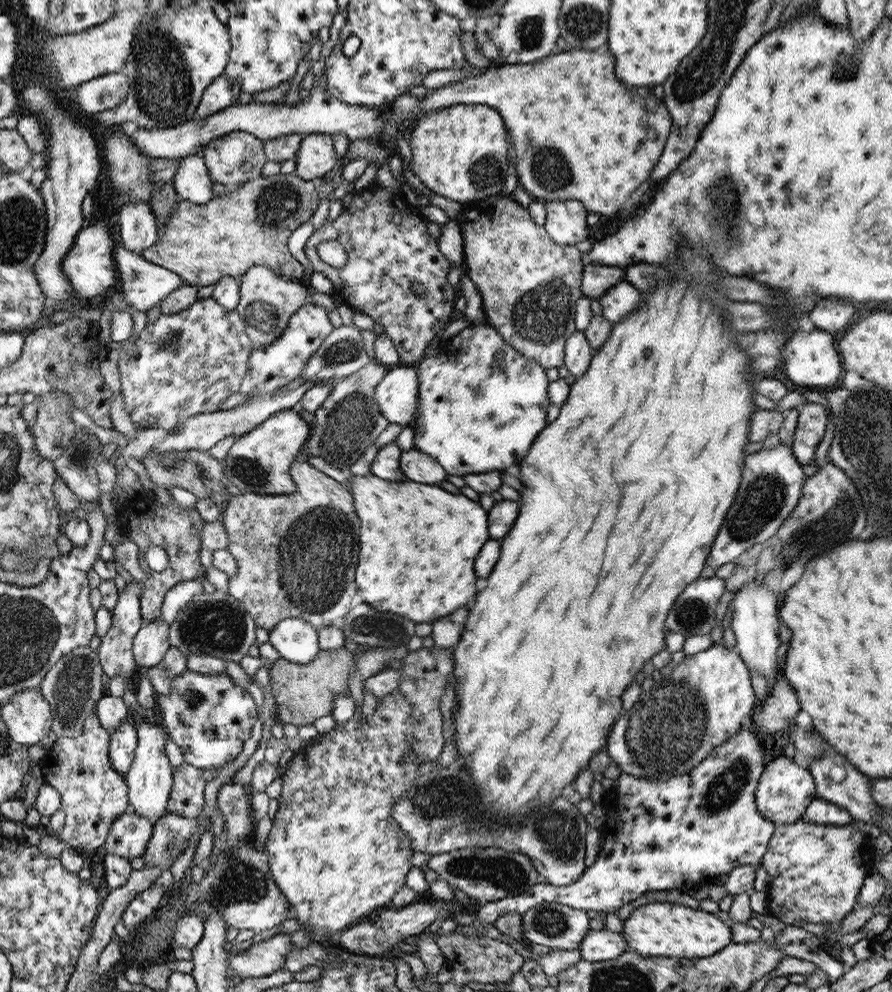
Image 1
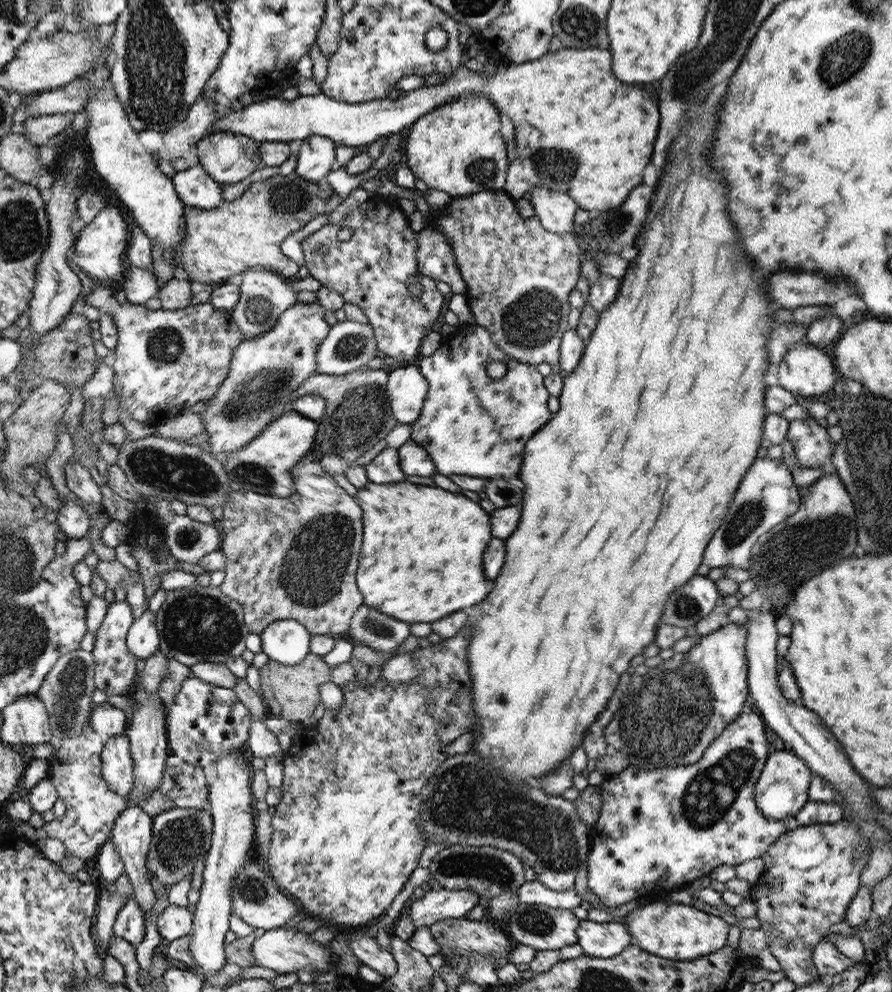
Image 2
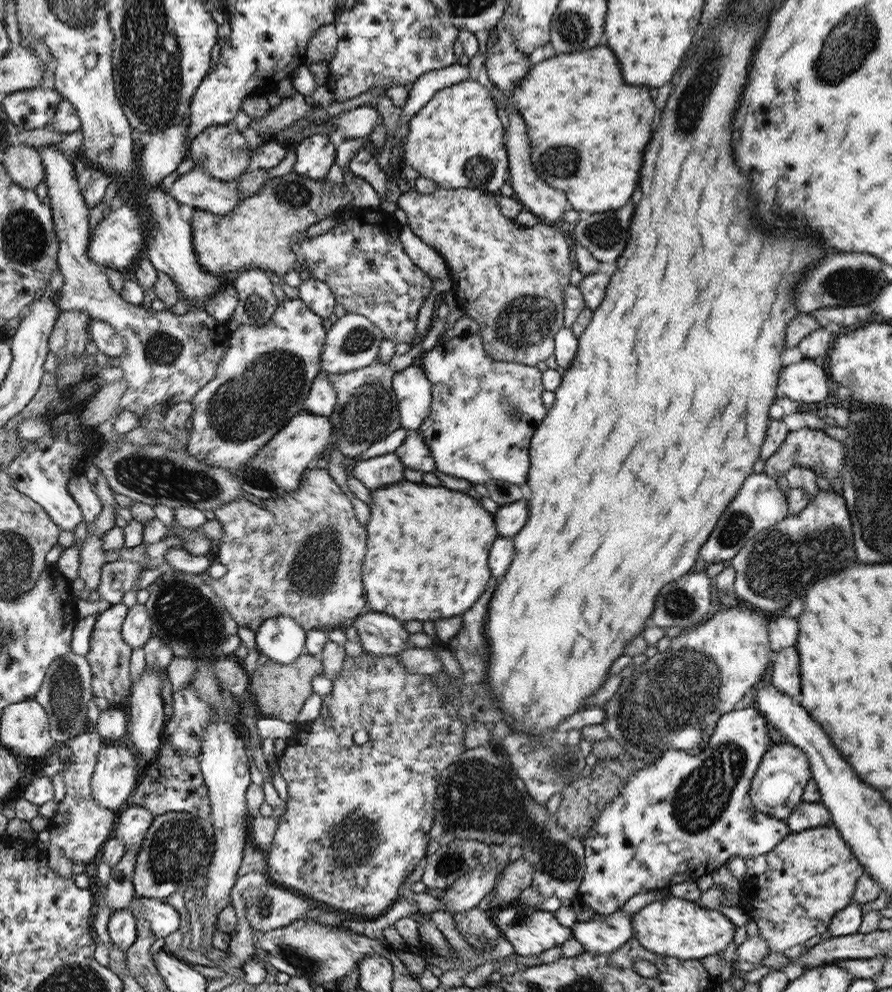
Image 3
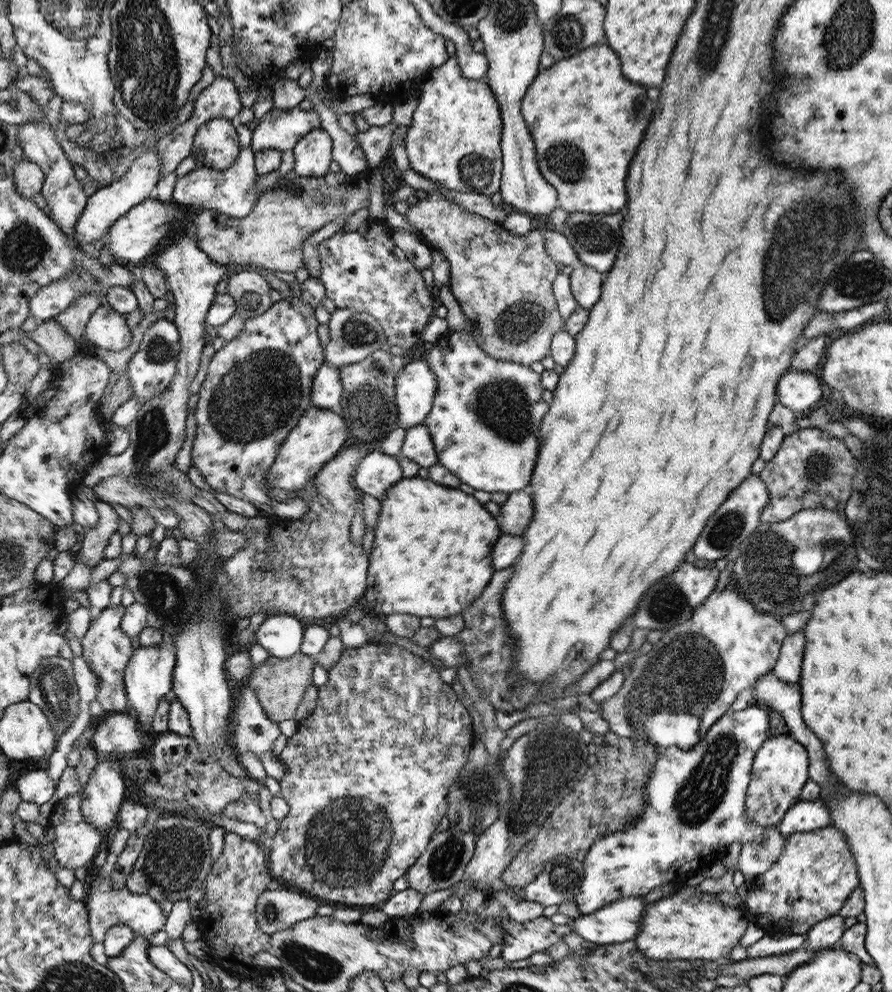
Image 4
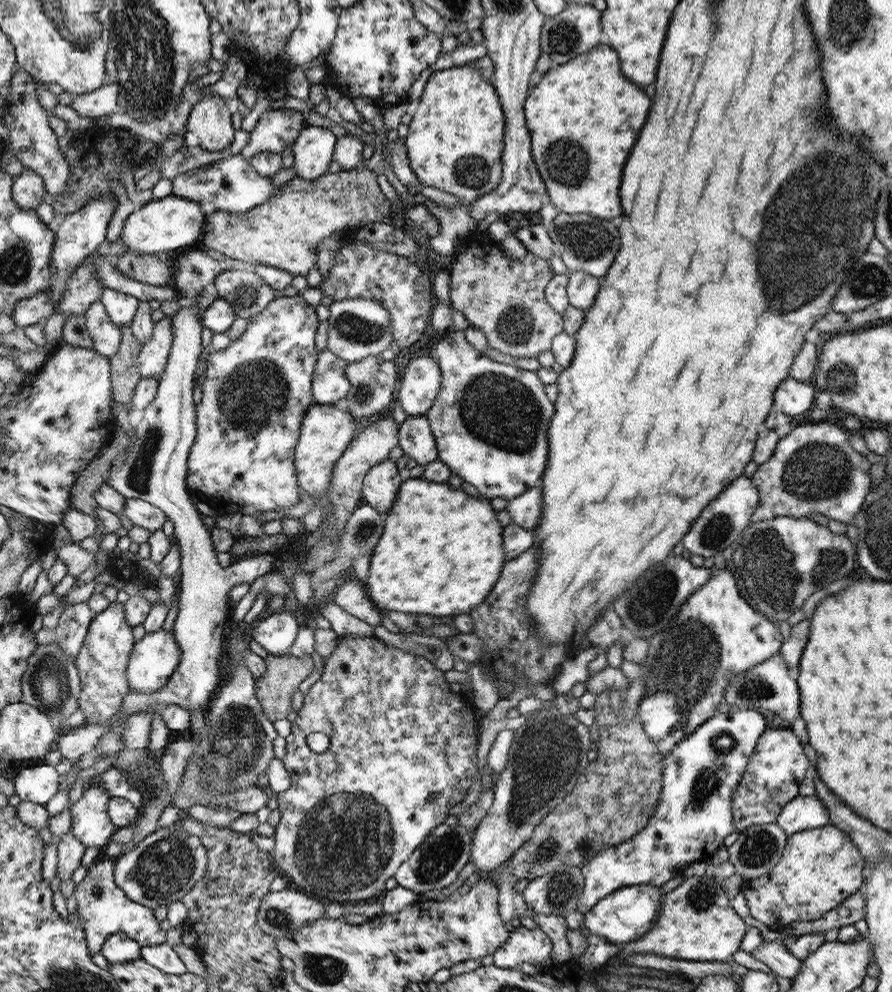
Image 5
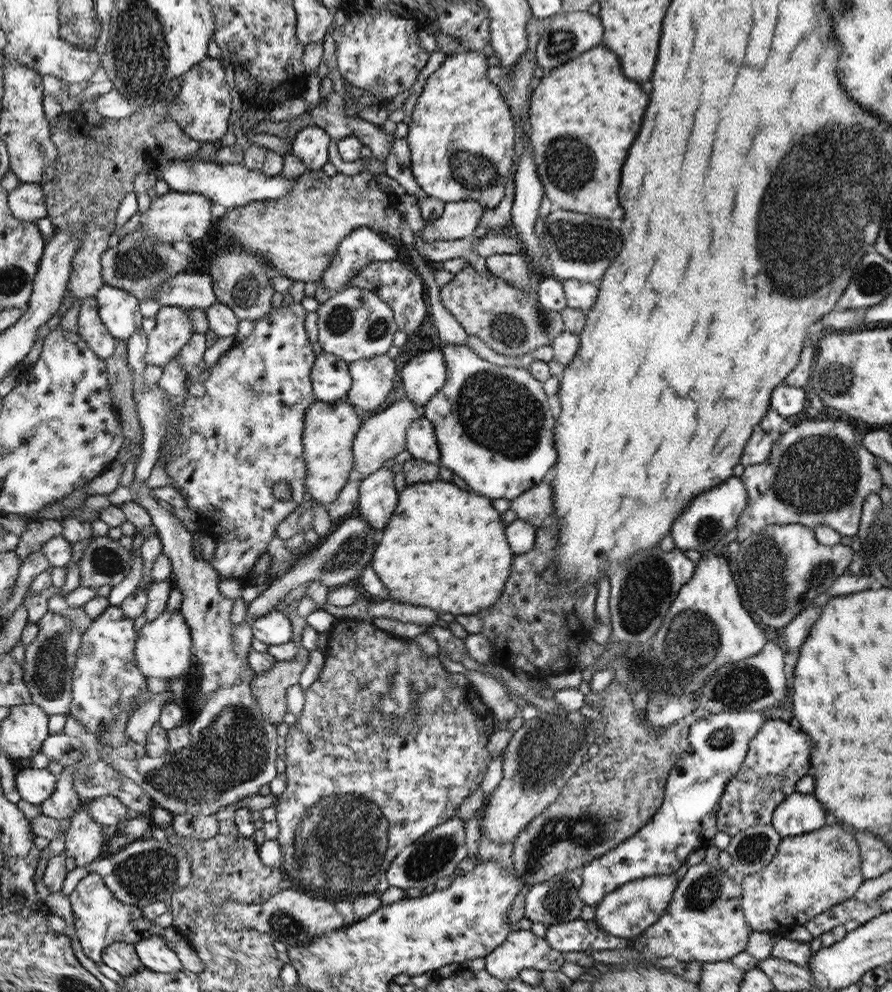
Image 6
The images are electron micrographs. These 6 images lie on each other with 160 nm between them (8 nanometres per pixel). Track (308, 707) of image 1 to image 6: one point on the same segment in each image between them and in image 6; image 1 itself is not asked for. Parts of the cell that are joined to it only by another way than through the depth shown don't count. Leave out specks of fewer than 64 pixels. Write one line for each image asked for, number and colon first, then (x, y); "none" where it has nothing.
2: (291, 693)
3: (280, 691)
4: (280, 683)
5: (283, 675)
6: (270, 688)

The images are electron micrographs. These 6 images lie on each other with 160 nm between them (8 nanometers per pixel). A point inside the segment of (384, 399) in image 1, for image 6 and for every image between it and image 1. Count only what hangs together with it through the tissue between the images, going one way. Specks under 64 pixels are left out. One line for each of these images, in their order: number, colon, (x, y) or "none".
2: (407, 387)
3: (413, 389)
4: (416, 384)
5: (419, 386)
6: (423, 376)

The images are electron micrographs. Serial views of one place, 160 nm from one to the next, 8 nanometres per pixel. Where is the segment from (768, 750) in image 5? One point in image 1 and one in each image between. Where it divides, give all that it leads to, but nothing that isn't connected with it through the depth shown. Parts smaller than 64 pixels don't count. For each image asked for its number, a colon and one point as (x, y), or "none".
1: (786, 791)
2: (784, 789)
3: (780, 785)
4: (781, 771)

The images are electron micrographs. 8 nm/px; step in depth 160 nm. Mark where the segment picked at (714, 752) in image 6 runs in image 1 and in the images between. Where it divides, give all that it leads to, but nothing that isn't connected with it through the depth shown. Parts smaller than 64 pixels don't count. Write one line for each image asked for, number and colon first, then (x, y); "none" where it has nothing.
1: (658, 835)
2: (657, 829)
3: (674, 815)
4: (697, 797)
5: (695, 809)

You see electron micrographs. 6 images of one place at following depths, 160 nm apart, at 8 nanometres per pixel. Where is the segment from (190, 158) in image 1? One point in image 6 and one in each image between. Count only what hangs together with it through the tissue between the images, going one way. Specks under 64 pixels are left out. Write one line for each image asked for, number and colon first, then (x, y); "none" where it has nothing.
2: (195, 187)
3: (197, 189)
4: (232, 192)
5: (230, 184)
6: (232, 186)

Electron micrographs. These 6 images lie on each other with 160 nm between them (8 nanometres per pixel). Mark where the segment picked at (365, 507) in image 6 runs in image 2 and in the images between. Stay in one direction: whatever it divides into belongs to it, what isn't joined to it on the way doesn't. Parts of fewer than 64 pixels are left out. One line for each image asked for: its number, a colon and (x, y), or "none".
2: (385, 468)
3: (373, 473)
4: (377, 472)
5: (381, 483)

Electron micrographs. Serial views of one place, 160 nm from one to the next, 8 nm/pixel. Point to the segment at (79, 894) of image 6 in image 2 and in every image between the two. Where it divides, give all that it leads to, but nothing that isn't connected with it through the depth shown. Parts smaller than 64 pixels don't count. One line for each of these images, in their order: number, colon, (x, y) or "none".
2: (174, 922)
3: (163, 918)
4: (108, 906)
5: (104, 909)

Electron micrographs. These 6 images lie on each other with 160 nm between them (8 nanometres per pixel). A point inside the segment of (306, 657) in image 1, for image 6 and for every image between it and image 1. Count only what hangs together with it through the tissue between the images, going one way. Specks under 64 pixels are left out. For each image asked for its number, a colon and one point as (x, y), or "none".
2: (287, 642)
3: (281, 639)
4: (281, 635)
5: (277, 633)
6: (273, 628)

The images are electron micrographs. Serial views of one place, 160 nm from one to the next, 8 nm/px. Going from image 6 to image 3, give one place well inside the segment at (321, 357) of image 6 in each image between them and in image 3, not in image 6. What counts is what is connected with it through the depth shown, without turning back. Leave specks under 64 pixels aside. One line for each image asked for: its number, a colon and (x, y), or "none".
3: (322, 398)
4: (327, 390)
5: (331, 384)

